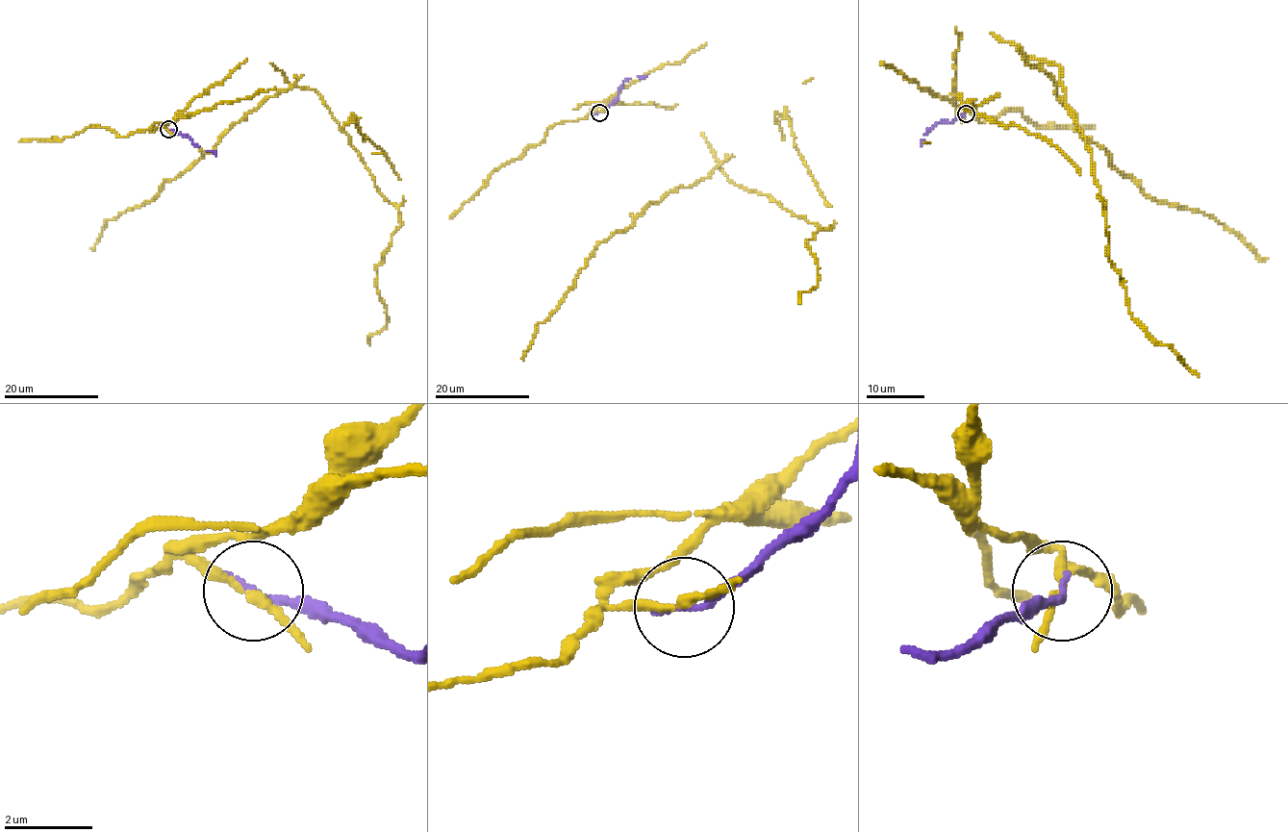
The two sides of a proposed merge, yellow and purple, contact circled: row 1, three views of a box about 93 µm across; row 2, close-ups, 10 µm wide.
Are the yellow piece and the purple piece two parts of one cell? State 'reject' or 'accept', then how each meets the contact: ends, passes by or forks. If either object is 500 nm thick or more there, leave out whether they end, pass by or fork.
reject; yellow passes by; purple ends there

